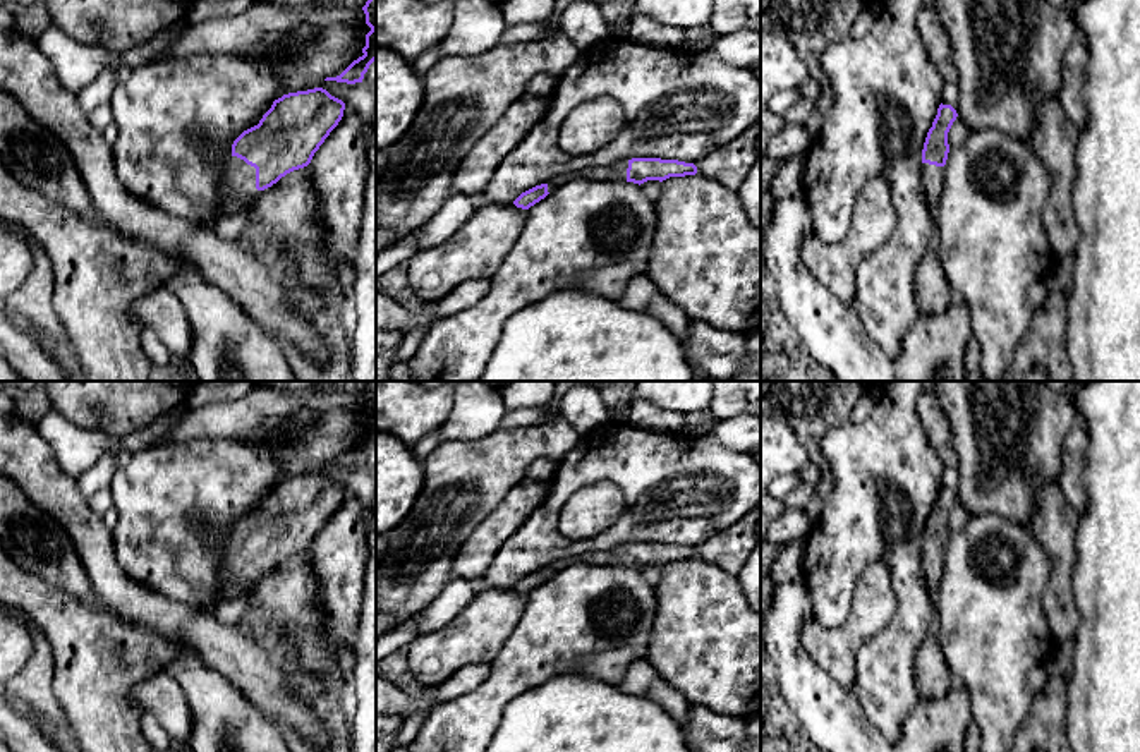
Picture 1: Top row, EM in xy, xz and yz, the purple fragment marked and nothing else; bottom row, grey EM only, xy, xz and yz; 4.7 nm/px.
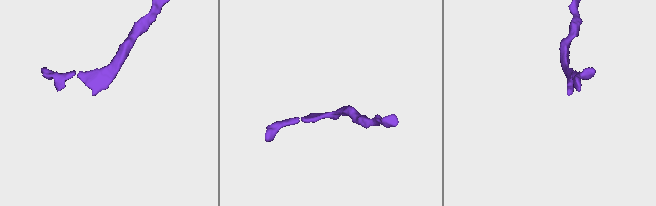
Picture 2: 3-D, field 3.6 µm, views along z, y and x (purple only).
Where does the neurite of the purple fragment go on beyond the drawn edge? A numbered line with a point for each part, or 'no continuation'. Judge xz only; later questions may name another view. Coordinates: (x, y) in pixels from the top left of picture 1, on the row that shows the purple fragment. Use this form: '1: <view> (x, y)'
1: xz (618, 170)

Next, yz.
1: yz (933, 177)

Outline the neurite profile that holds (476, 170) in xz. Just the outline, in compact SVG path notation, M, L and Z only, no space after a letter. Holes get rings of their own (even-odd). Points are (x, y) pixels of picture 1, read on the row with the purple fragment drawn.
M525 93L513 101L462 160L452 182L452 192L479 197L503 158L525 139L548 108L549 98L546 96Z

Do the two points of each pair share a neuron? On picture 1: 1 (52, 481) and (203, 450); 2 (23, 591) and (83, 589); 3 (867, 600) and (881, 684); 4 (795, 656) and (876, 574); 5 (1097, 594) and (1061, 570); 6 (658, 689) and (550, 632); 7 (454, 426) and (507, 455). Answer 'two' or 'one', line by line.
1: two
2: two
3: two
4: two
5: two
6: two
7: two

